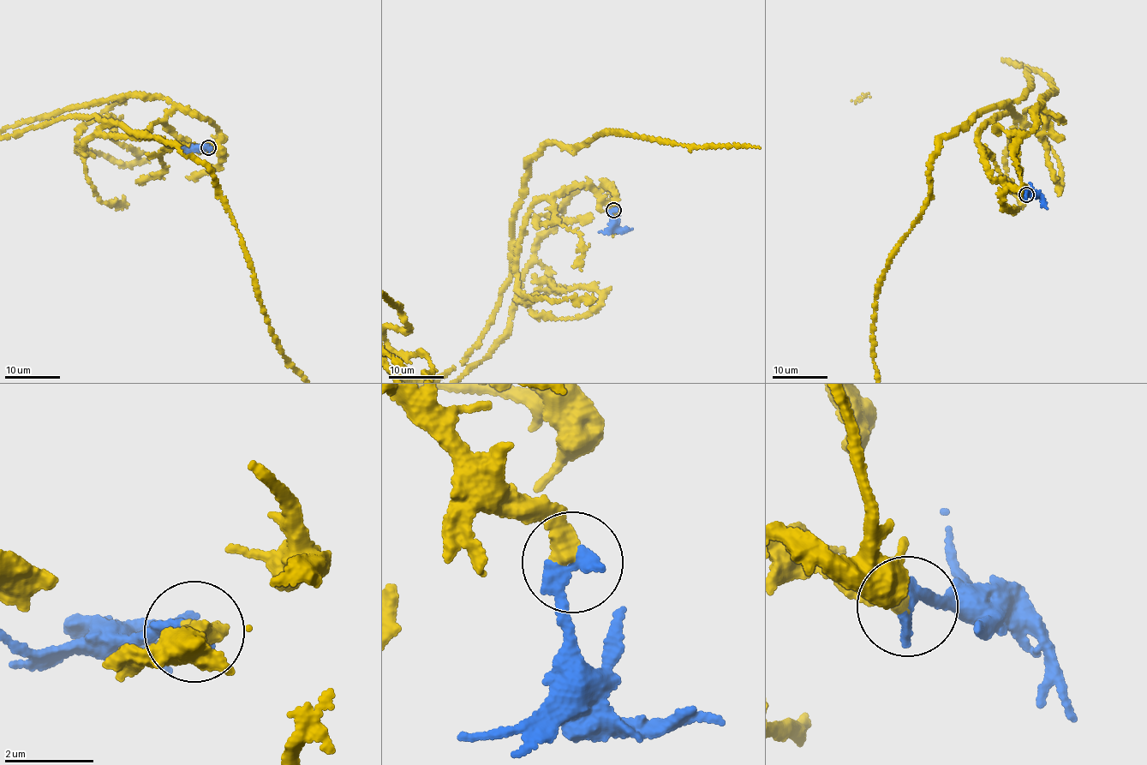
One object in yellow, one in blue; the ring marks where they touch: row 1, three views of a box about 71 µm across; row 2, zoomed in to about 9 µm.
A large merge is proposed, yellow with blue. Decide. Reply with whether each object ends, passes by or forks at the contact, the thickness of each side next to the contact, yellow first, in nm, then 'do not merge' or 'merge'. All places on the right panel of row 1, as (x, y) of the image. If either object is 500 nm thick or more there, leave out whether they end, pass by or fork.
yellow ends there; blue ends there; 360 nm thick on the yellow side, 360 nm on the other; merge

